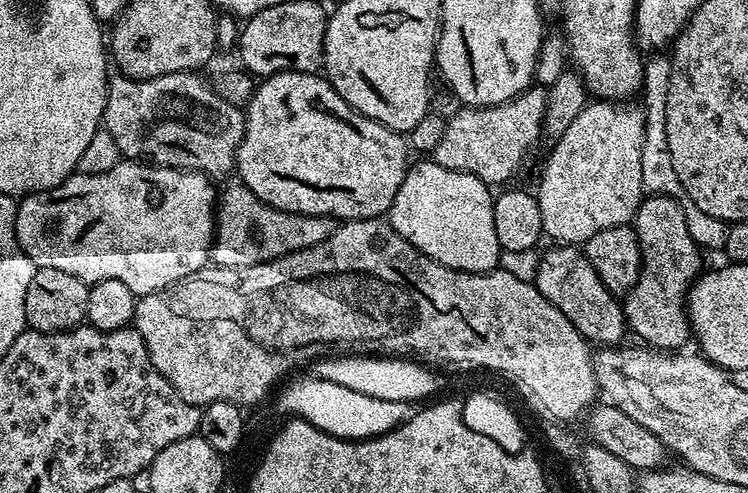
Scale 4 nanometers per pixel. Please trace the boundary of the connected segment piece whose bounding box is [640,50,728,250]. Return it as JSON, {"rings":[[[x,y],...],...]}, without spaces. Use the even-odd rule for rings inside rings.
{"rings":[[[660,50],[653,51],[649,56],[652,57],[647,57],[644,60],[644,83],[642,85],[644,141],[642,142],[642,154],[640,155],[641,189],[653,196],[665,196],[678,202],[678,206],[686,218],[686,230],[690,230],[690,238],[694,238],[694,242],[700,249],[723,249],[728,233],[725,221],[710,218],[710,214],[698,210],[698,206],[694,206],[694,202],[690,202],[686,190],[682,190],[682,182],[678,182],[678,174],[674,174],[674,162],[670,162],[670,146],[666,142],[666,106],[670,94],[672,57]]]}

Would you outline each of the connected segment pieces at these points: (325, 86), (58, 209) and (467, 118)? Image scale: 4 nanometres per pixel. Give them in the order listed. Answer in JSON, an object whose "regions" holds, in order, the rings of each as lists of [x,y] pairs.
{"regions":[[[[279,72],[261,79],[255,85],[252,97],[248,100],[244,113],[244,137],[236,151],[236,167],[234,169],[239,183],[245,184],[262,202],[274,206],[278,210],[297,212],[298,214],[318,214],[333,216],[337,222],[350,220],[374,220],[383,217],[394,202],[394,194],[398,194],[398,186],[402,186],[402,178],[410,167],[410,149],[405,137],[399,132],[392,132],[386,125],[366,118],[356,112],[334,90],[334,86],[323,75],[314,72]]],[[[121,159],[121,162],[118,166],[114,166],[114,170],[106,170],[106,174],[82,174],[81,172],[76,172],[73,175],[67,176],[61,184],[56,188],[51,188],[45,192],[33,192],[31,194],[25,195],[23,199],[19,201],[17,210],[16,210],[16,237],[18,242],[22,246],[22,250],[25,252],[30,259],[32,259],[37,268],[53,268],[54,270],[66,270],[66,274],[74,274],[74,278],[78,278],[83,284],[89,286],[102,282],[103,280],[117,280],[122,282],[126,286],[130,286],[130,290],[135,292],[137,297],[145,296],[151,292],[157,292],[162,290],[166,286],[170,286],[174,282],[179,280],[184,280],[188,276],[194,276],[201,268],[205,267],[209,263],[210,253],[212,251],[212,237],[214,235],[214,213],[216,210],[216,202],[218,199],[217,189],[212,189],[213,181],[201,174],[201,172],[185,172],[183,168],[161,168],[157,165],[150,164],[147,162],[137,162],[135,160],[125,160]]],[[[530,86],[522,94],[489,108],[461,107],[460,112],[447,119],[446,134],[438,142],[434,159],[446,170],[474,174],[489,186],[504,186],[524,164],[532,147],[542,140],[547,91],[540,86]]]]}

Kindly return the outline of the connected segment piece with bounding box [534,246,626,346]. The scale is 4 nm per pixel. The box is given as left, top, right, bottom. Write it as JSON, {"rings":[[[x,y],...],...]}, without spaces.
{"rings":[[[552,246],[548,253],[539,257],[536,289],[550,301],[576,329],[584,335],[584,339],[596,346],[616,346],[626,333],[626,321],[621,301],[606,286],[602,286],[602,278],[594,274],[594,266],[586,259],[583,251],[576,246]]]}

